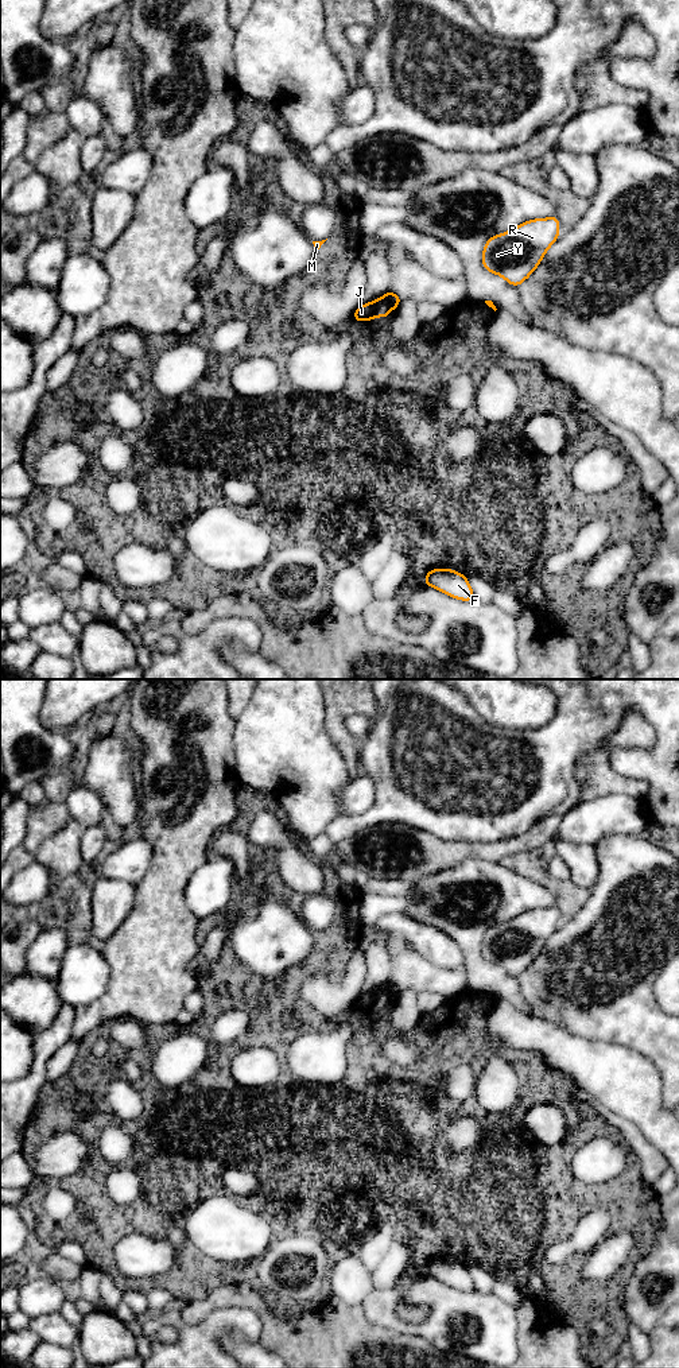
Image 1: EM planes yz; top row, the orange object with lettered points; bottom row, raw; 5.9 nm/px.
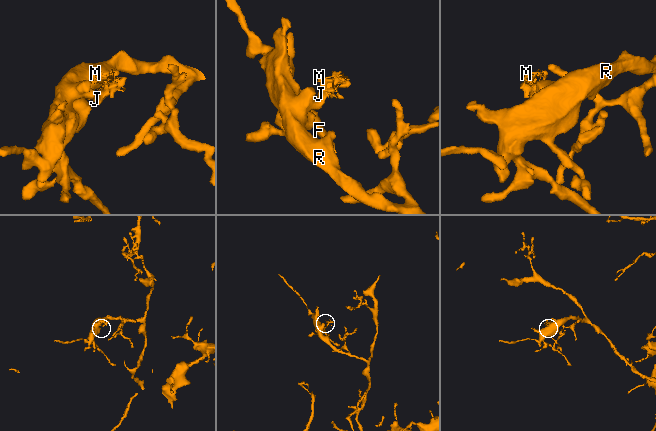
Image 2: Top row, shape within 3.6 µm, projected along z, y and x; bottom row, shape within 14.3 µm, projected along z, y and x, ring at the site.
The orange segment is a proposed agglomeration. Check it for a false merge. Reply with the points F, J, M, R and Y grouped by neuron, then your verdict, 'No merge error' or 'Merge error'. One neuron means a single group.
Groups: F R Y / J M. Merge error

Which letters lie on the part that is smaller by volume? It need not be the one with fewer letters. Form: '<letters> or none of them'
J, M

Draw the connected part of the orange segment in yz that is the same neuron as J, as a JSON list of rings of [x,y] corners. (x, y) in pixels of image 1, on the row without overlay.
[[[383,987],[358,996],[353,1004],[353,1009],[360,1014],[362,1011],[373,1011],[377,1005],[381,1008],[387,1008],[389,1005],[388,993]]]

